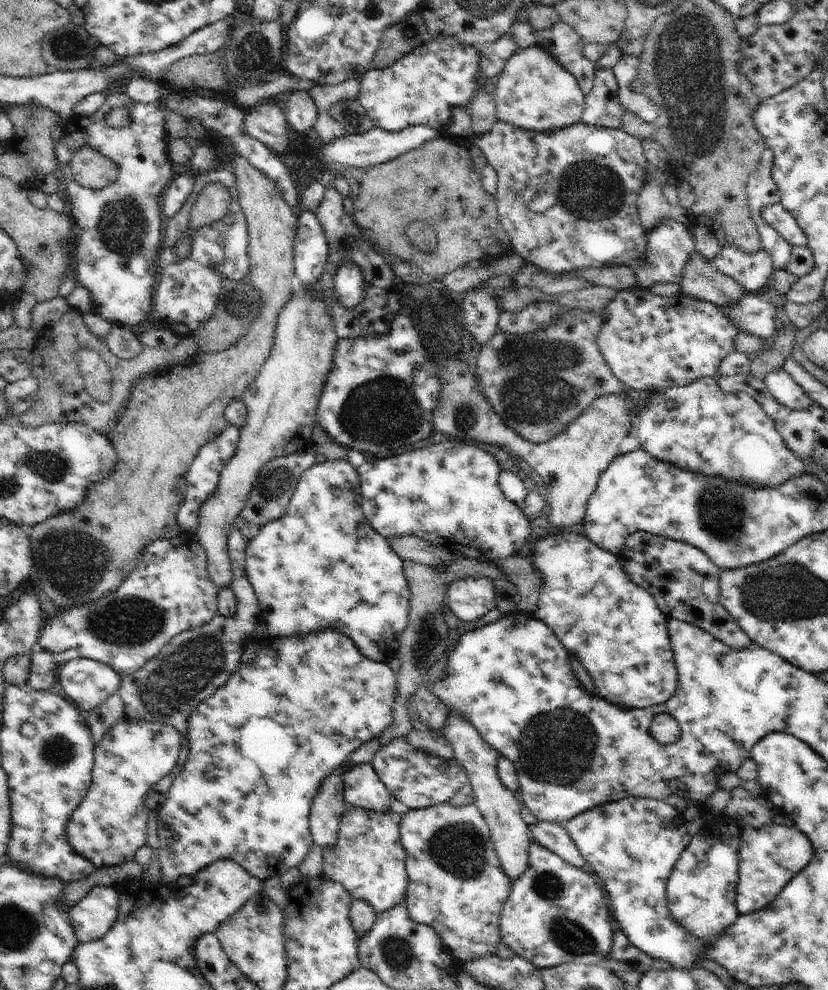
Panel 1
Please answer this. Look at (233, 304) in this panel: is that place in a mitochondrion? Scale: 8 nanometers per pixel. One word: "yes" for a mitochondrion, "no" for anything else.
yes

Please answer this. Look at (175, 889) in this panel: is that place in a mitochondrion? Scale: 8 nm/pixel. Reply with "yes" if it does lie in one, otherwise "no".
no

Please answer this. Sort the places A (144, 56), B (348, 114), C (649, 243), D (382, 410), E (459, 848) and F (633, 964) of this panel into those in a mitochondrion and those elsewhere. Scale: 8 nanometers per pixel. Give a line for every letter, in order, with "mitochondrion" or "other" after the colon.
A: other
B: mitochondrion
C: other
D: mitochondrion
E: mitochondrion
F: other

